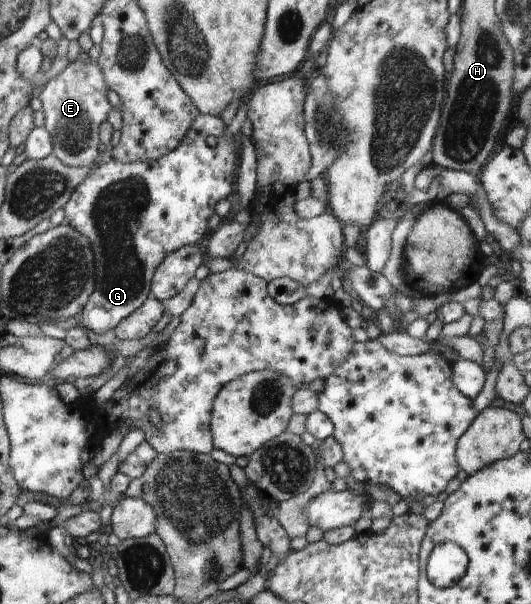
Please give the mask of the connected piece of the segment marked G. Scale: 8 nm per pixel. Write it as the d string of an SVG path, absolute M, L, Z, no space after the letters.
M204 115L196 120L194 127L189 131L189 136L184 140L184 143L173 154L166 156L158 161L143 161L138 163L124 163L112 159L108 163L98 165L89 178L74 192L72 200L65 207L67 214L66 222L76 228L78 232L84 233L86 237L93 242L94 253L97 258L97 292L94 292L92 299L86 306L85 312L77 317L77 320L87 329L95 331L98 334L104 334L109 330L115 330L127 318L134 315L140 308L145 307L146 302L153 296L153 283L157 276L158 270L165 264L168 255L177 252L178 249L186 246L200 245L200 239L207 238L208 228L210 228L210 218L216 214L216 204L220 198L226 198L232 192L234 186L234 172L238 168L238 150L234 144L233 137L230 139L225 136L226 124L222 122L222 118L218 116Z

